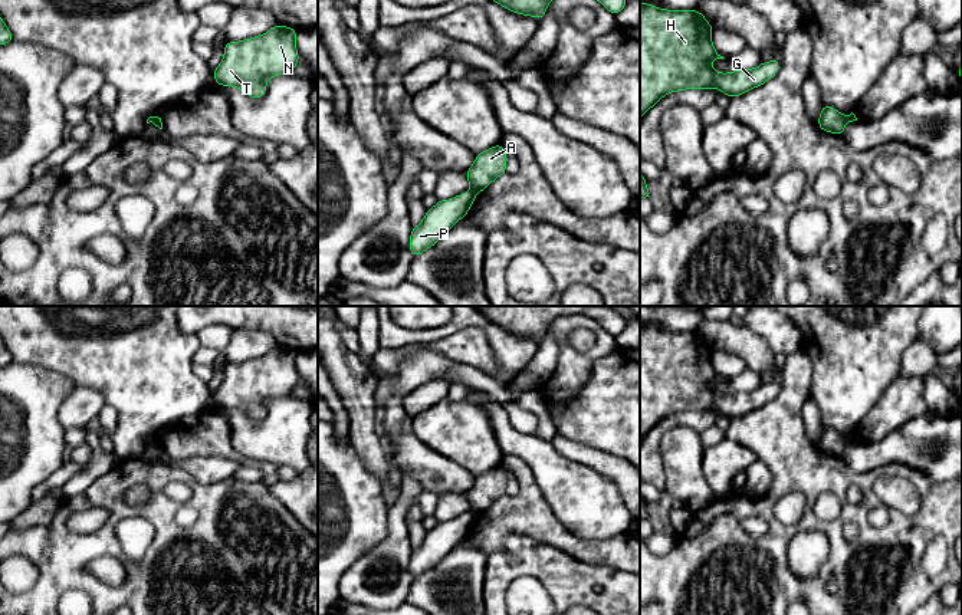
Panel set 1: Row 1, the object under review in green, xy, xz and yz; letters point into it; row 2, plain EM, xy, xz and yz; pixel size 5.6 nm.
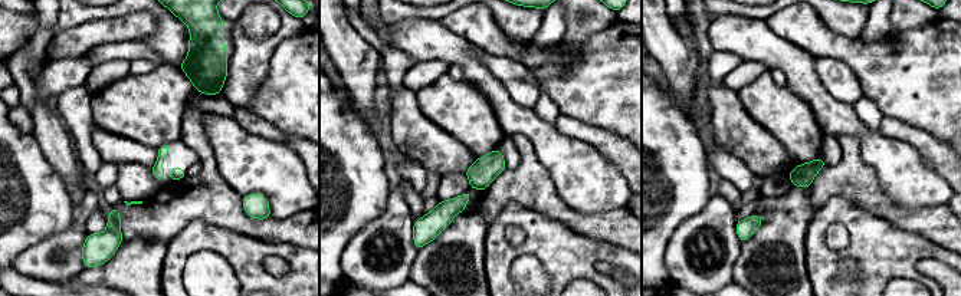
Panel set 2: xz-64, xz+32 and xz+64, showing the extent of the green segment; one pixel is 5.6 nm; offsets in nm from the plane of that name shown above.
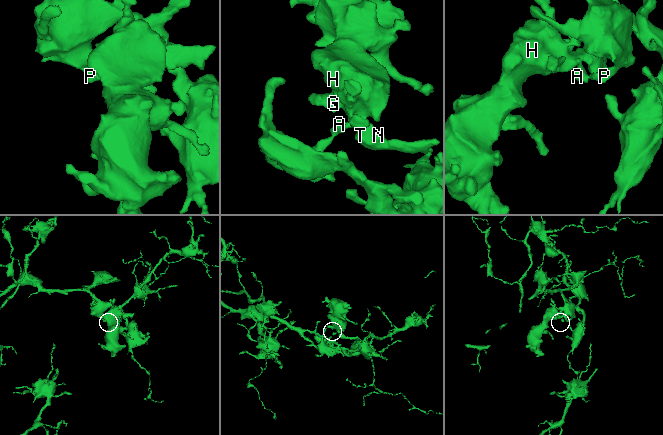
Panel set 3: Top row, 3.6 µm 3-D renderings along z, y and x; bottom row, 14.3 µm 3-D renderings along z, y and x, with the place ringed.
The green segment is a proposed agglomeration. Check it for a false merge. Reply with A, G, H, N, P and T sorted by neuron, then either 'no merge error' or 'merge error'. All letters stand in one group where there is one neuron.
groups A G H N T / P; merge error

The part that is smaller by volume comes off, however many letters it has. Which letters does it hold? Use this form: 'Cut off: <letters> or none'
Cut off: A, G, H, N, T

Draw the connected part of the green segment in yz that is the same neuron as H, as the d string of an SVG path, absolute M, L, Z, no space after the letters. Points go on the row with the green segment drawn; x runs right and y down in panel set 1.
M640 1L640 119L663 96L686 89L719 89L729 98L741 96L774 78L779 60L762 62L753 69L720 73L710 63L720 56L712 45L713 27L699 10L666 10Z

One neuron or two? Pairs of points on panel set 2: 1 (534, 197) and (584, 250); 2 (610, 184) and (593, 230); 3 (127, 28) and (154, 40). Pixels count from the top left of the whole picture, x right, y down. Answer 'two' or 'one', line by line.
1: two
2: two
3: two

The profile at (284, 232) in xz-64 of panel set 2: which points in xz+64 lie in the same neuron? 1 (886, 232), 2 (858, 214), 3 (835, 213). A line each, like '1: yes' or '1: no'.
1: no
2: no
3: no

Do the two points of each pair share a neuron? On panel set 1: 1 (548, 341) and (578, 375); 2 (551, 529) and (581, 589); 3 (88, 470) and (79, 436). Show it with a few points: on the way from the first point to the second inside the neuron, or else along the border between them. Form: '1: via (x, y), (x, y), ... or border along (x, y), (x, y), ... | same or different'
1: border along (550, 331), (560, 357), (548, 378) | different
2: border along (529, 536), (591, 565) | different
3: border along (85, 430), (86, 441) | different

